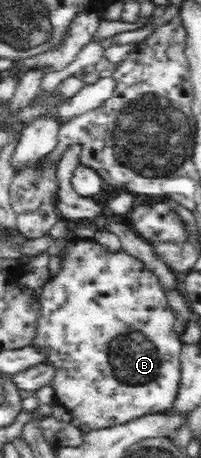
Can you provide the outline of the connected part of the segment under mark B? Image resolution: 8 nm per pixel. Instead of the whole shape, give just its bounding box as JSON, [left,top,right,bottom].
[19,233,181,431]

